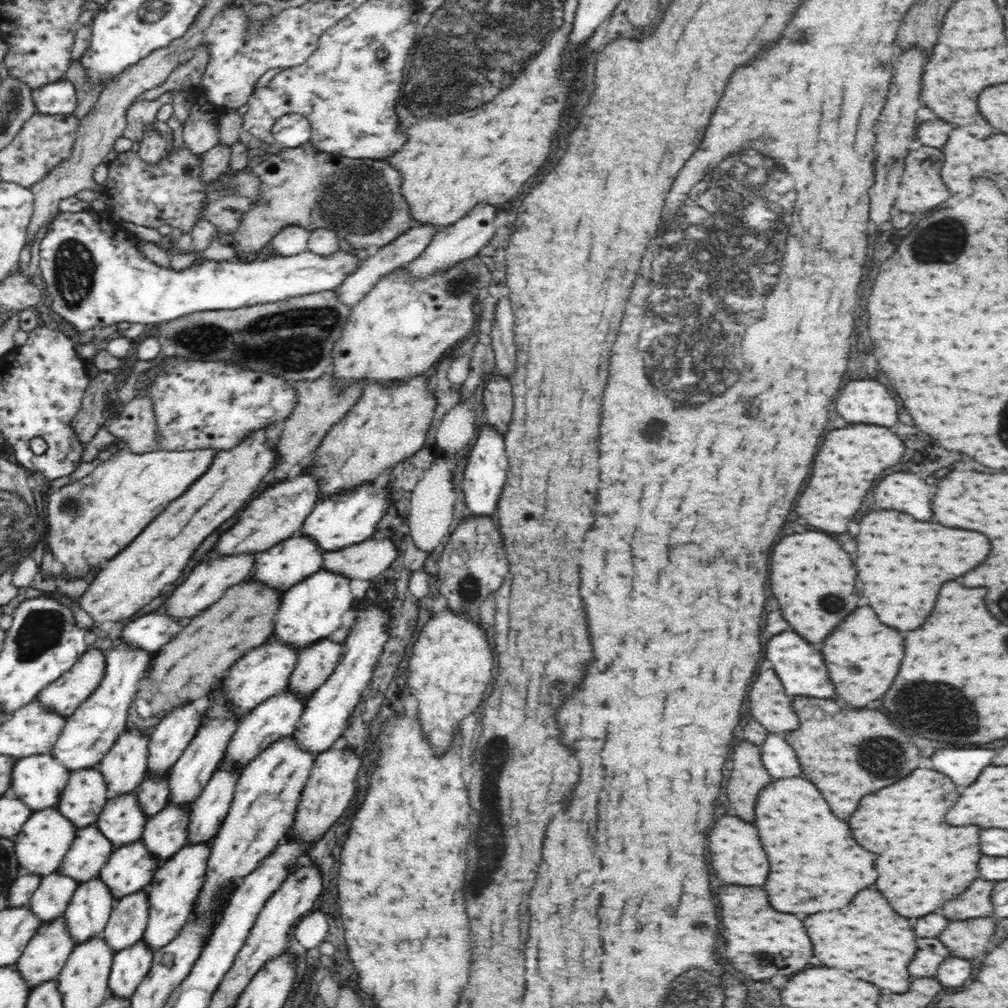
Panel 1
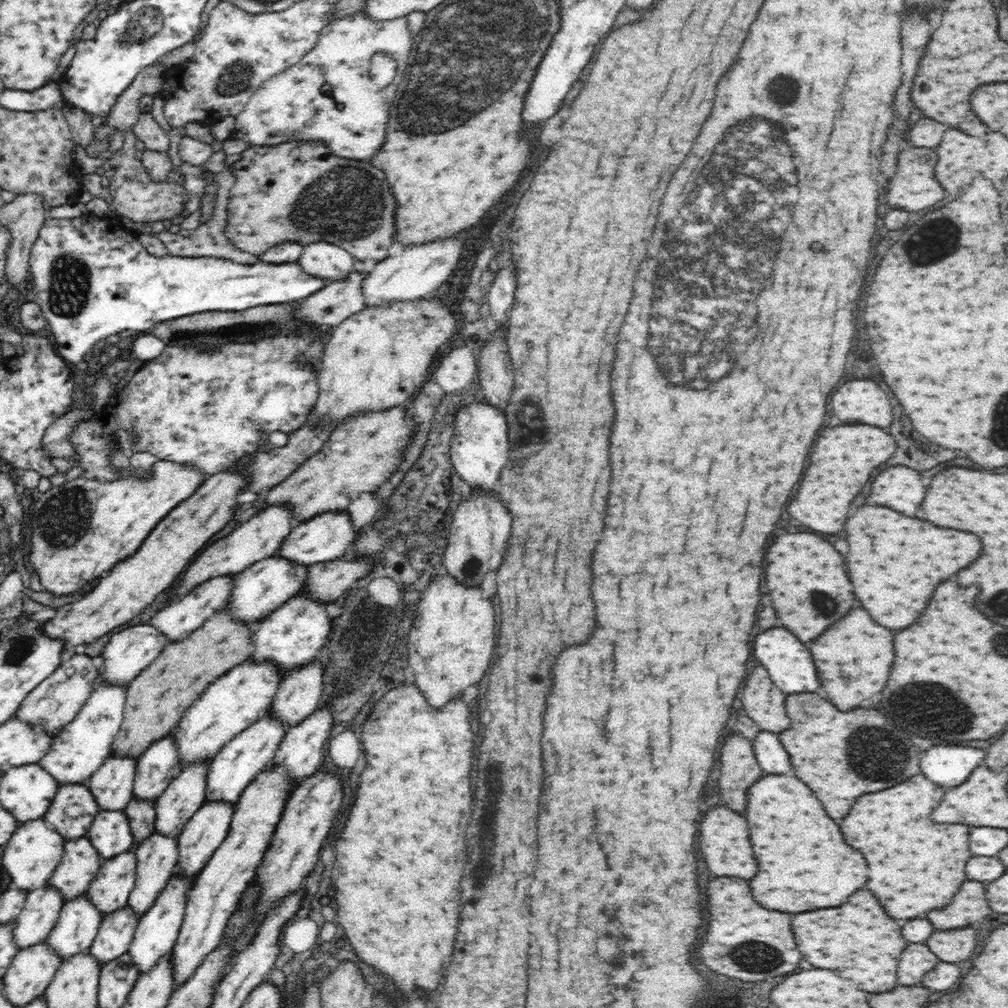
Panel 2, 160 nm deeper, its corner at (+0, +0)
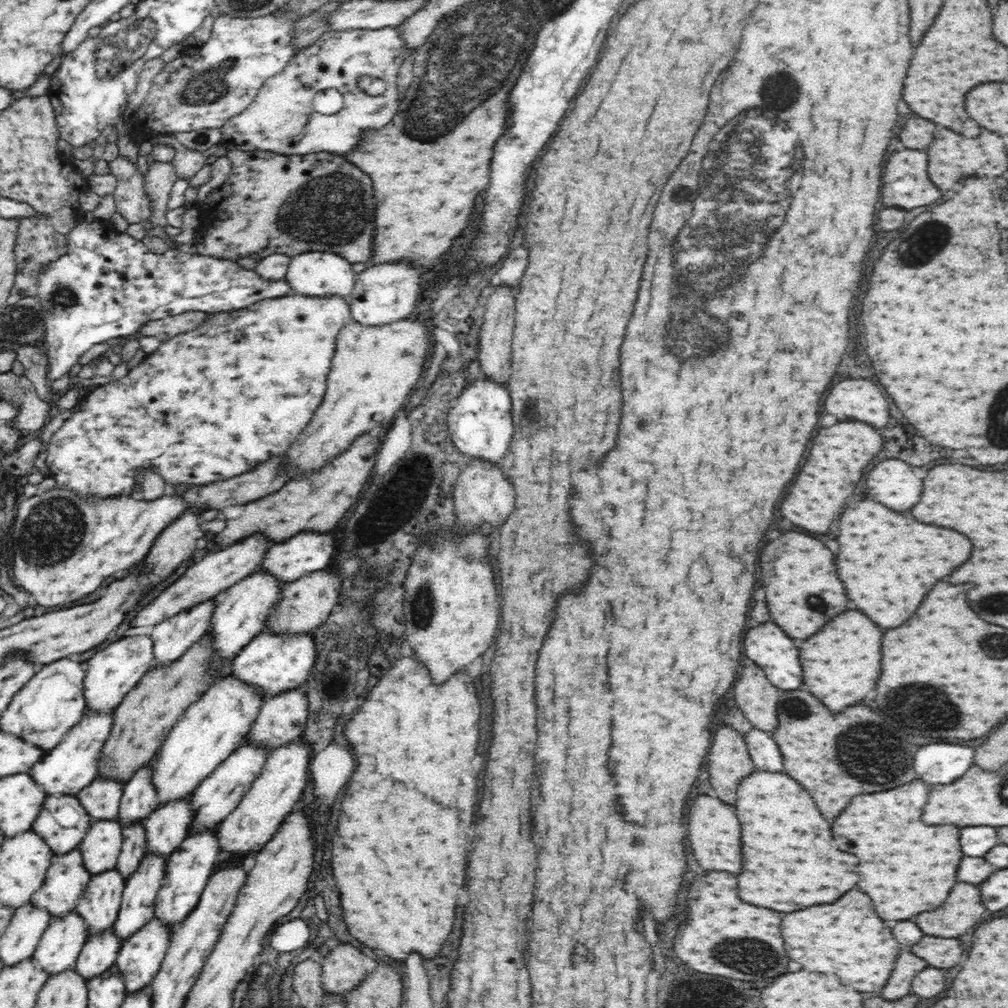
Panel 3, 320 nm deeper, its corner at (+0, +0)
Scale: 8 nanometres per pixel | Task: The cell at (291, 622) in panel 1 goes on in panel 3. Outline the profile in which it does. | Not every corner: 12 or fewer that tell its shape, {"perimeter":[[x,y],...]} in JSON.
{"perimeter":[[262,630],[233,658],[231,676],[268,697],[303,686],[311,634]]}

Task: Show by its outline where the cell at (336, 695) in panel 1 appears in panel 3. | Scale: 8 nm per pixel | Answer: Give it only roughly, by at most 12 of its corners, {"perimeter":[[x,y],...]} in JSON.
{"perimeter":[[310,745],[274,748],[216,830],[225,858],[254,856],[298,806]]}

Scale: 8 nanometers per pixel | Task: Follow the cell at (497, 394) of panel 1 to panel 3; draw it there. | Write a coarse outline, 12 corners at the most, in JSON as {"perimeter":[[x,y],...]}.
{"perimeter":[[494,284],[478,360],[486,378],[510,378],[514,289]]}

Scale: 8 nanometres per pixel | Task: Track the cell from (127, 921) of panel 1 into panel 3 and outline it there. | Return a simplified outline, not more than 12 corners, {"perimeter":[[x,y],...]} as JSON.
{"perimeter":[[113,928],[92,934],[75,971],[86,980],[115,964],[124,943]]}

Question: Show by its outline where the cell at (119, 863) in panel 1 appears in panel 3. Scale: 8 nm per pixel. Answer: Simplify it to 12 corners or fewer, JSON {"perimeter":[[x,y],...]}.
{"perimeter":[[92,875],[75,906],[87,933],[116,922],[126,880]]}

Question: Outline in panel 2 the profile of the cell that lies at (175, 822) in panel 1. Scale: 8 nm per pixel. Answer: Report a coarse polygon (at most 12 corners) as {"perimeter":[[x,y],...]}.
{"perimeter":[[159,832],[134,848],[127,906],[140,918],[176,871],[177,839]]}

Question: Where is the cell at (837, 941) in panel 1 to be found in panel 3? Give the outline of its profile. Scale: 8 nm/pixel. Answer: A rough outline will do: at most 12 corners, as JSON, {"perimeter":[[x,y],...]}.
{"perimeter":[[870,898],[784,914],[784,948],[810,972],[878,992],[900,944]]}

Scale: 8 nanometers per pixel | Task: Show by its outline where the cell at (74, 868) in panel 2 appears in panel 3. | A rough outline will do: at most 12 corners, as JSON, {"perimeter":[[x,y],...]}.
{"perimeter":[[78,847],[56,855],[31,904],[75,910],[91,876]]}

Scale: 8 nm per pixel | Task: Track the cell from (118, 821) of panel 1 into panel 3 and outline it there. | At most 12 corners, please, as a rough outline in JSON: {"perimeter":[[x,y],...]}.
{"perimeter":[[117,819],[93,821],[78,846],[92,875],[114,869]]}

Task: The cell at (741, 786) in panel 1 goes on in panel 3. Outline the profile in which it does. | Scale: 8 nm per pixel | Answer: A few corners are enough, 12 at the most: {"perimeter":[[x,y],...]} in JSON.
{"perimeter":[[714,732],[708,754],[716,796],[734,804],[738,782],[754,772],[742,736]]}

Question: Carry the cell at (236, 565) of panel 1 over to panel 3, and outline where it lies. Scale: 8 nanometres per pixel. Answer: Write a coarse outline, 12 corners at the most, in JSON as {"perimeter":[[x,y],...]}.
{"perimeter":[[212,598],[156,624],[154,666],[211,632]]}

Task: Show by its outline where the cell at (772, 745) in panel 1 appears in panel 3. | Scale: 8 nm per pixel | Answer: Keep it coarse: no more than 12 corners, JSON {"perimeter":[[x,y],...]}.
{"perimeter":[[752,728],[746,736],[756,770],[782,772],[772,732]]}

